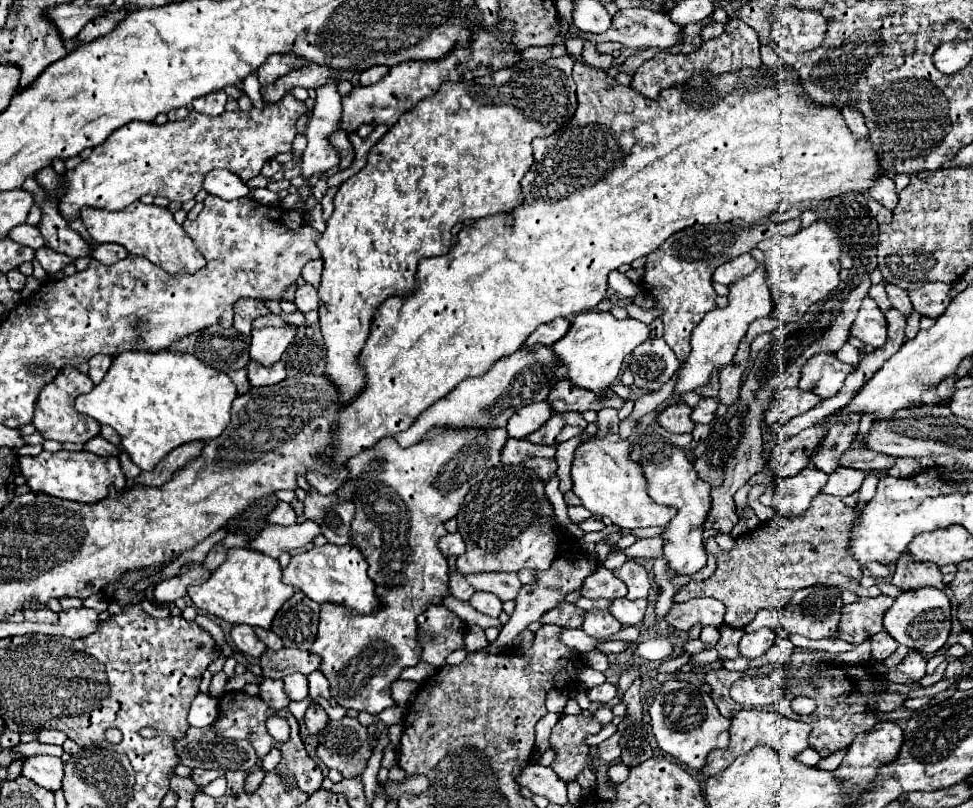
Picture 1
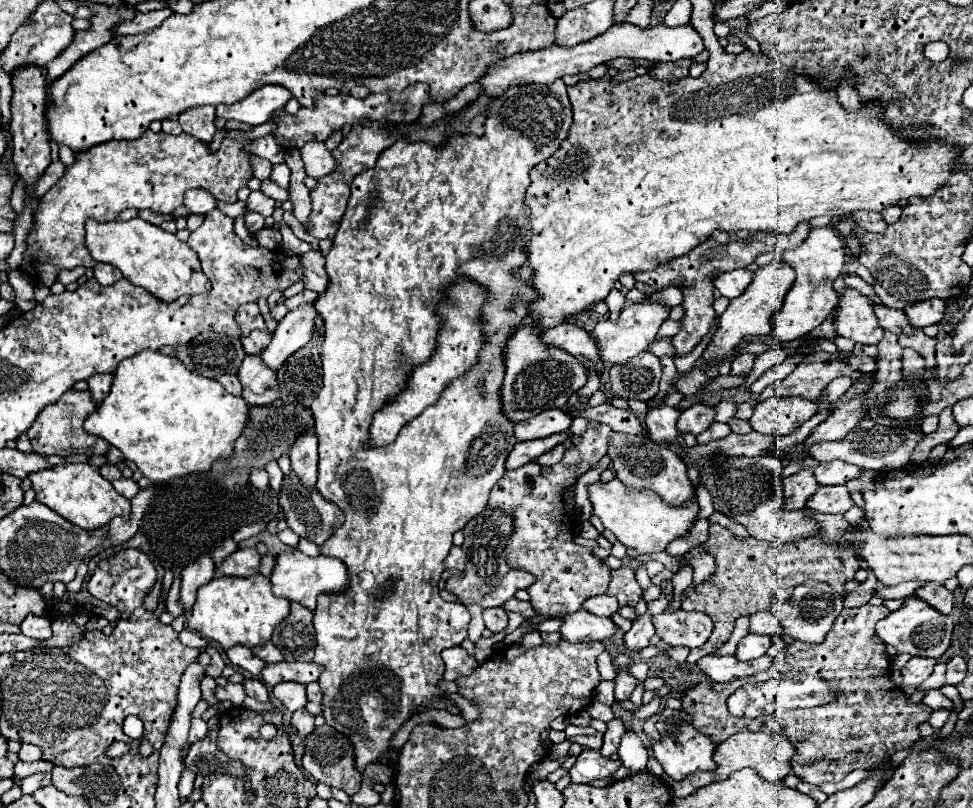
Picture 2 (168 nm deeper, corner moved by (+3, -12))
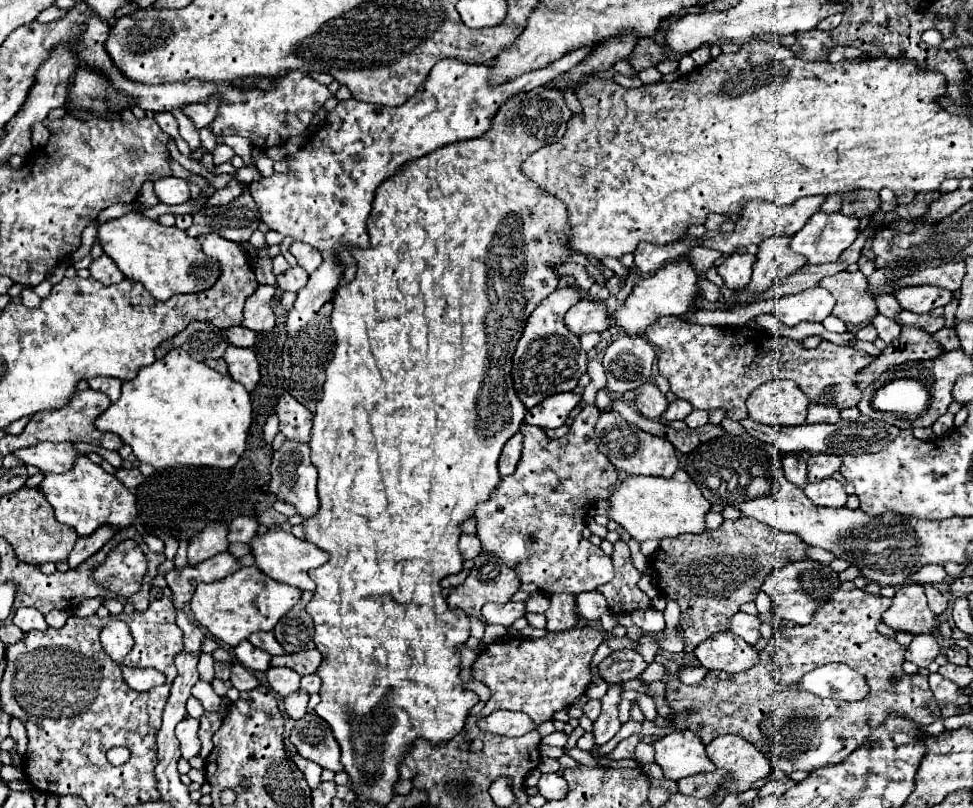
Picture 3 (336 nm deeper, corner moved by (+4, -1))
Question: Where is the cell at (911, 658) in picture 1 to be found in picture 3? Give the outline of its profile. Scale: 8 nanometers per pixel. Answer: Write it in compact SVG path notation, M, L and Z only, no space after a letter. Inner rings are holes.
M917 635L905 651L905 661L915 663L917 667L929 667L929 663L939 655L939 645L933 635Z

